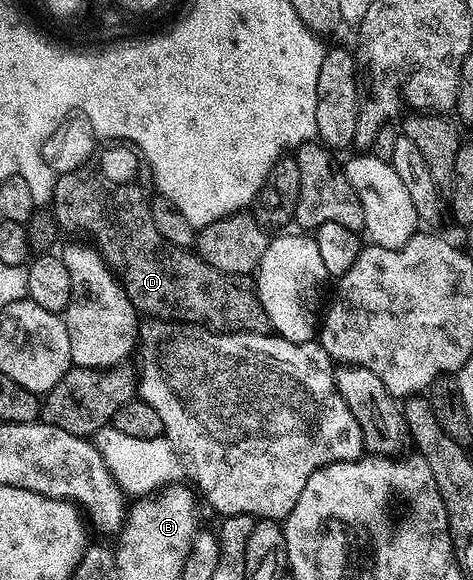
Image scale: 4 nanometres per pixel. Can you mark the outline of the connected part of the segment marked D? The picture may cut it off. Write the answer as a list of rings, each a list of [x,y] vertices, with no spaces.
[[[106,144],[102,148],[95,149],[87,162],[75,171],[57,175],[52,209],[59,227],[63,231],[82,229],[92,241],[98,242],[97,252],[121,283],[126,299],[143,315],[192,322],[216,334],[267,333],[271,329],[270,322],[257,294],[255,279],[241,272],[212,268],[201,254],[164,240],[160,228],[156,228],[156,220],[152,220],[152,207],[146,210],[146,204],[152,200],[156,190],[146,159],[129,144]]]

